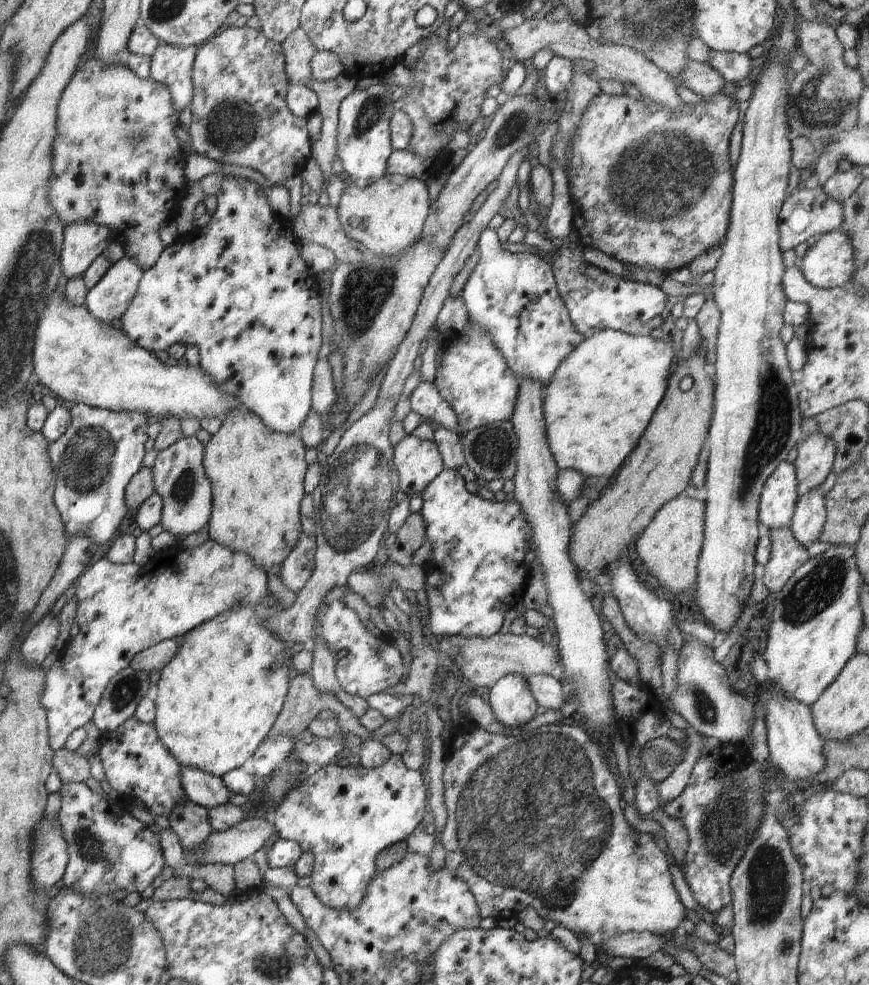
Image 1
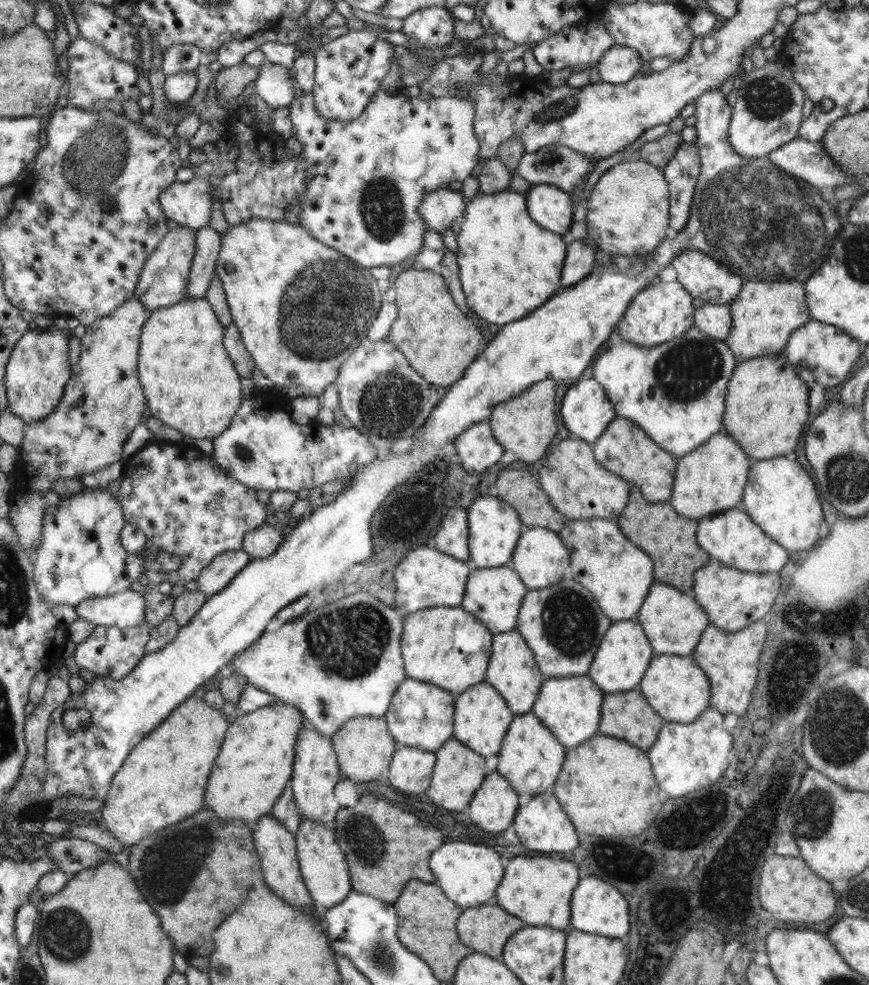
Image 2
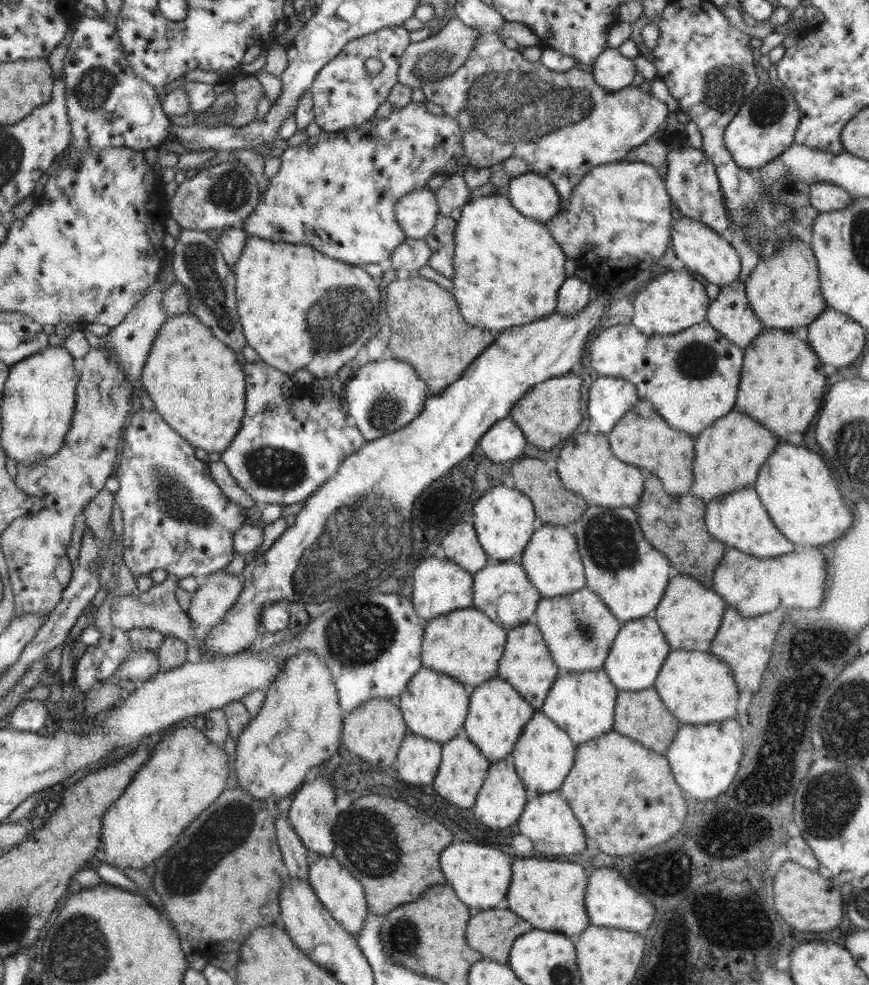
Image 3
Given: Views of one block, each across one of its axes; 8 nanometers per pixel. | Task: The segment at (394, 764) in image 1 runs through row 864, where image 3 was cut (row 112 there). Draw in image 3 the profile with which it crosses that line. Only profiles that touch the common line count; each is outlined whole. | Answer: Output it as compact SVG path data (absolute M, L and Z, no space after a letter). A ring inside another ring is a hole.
M401 26L386 27L346 43L346 46L314 77L309 88L314 120L323 132L331 133L365 123L375 116L377 108L386 102L390 89L399 82L399 59L410 44L409 31ZM378 58L383 68L376 76L368 74L364 62Z

